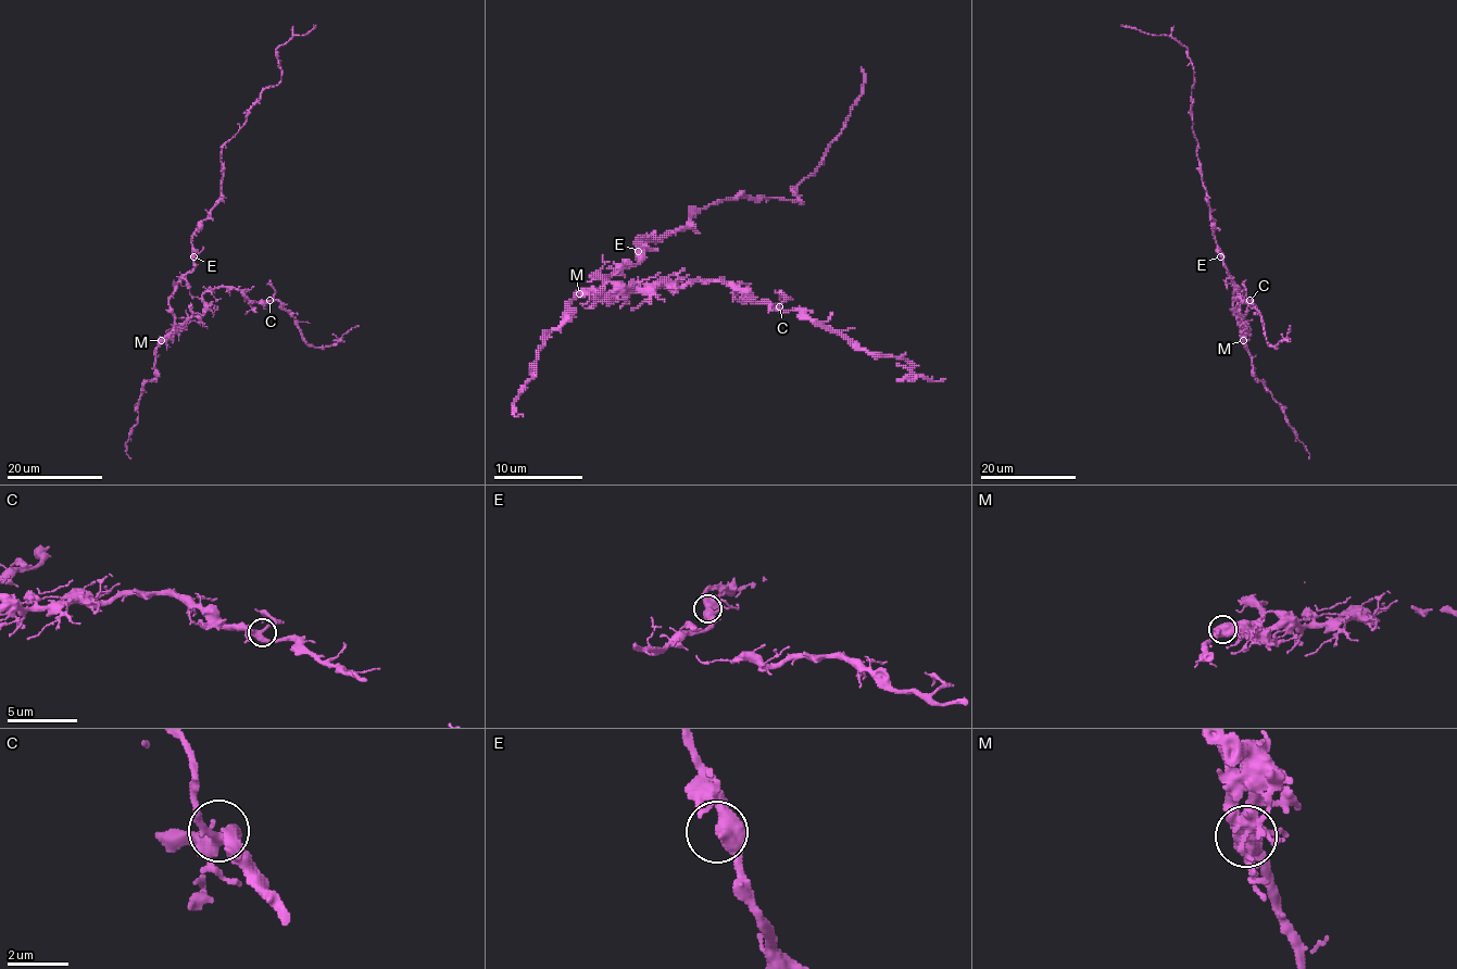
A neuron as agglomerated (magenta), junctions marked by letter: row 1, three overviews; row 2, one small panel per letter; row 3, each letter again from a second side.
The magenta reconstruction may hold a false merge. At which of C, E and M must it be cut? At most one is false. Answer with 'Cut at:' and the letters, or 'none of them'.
Cut at: M

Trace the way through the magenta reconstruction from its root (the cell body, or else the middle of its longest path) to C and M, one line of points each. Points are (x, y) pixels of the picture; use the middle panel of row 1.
C: (640, 258), (618, 273), (593, 275), (629, 290), (731, 281), (757, 301), (779, 306)
M: (640, 258), (636, 264), (627, 264), (618, 273), (593, 275), (602, 281), (602, 286), (582, 288), (578, 292)

